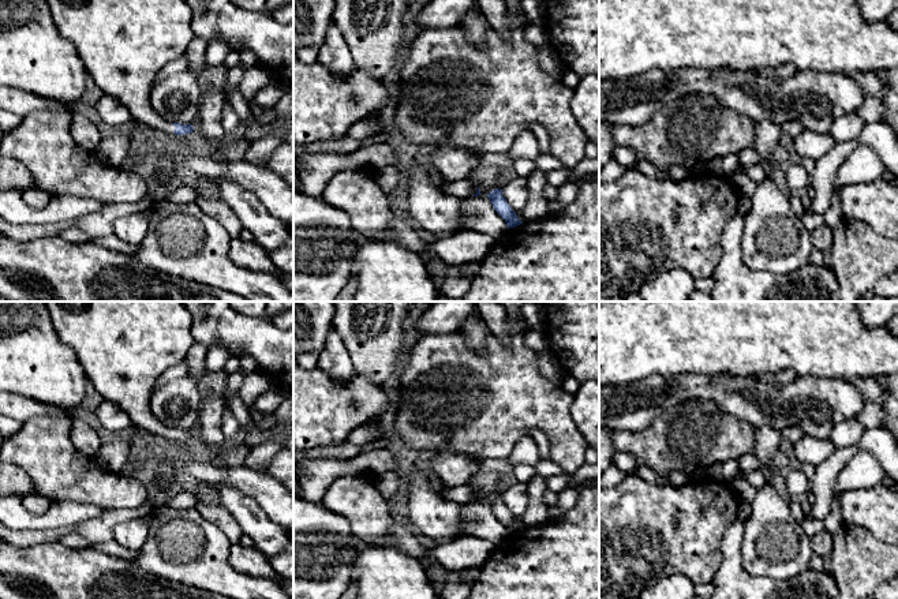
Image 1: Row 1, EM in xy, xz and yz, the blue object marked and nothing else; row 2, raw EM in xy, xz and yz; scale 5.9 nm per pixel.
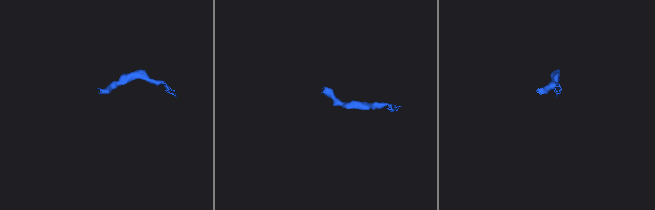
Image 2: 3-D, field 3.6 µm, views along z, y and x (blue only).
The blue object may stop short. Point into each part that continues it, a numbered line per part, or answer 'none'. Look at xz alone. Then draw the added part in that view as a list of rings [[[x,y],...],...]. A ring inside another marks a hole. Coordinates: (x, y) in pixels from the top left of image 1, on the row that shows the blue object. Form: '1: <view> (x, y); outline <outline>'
1: xz (461, 188); outline [[[471,180],[444,181],[441,190],[450,196],[464,199],[472,196],[478,191],[478,184]]]

